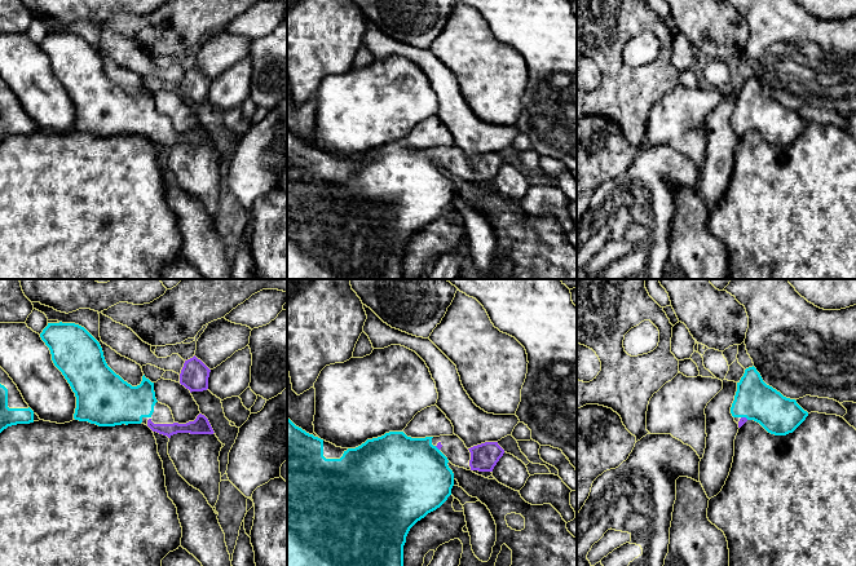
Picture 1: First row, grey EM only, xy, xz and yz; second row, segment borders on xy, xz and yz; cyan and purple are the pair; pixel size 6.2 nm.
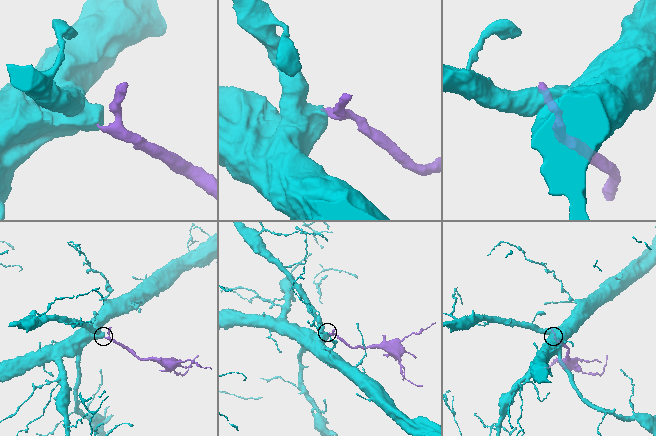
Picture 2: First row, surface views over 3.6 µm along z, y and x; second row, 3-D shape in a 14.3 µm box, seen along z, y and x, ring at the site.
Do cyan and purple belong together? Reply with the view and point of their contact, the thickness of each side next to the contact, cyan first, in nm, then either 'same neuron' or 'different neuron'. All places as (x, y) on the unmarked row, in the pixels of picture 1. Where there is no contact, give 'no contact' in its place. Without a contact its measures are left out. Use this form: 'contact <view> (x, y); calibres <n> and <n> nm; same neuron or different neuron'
contact yz (745, 127); calibres 240 and 50 nm; same neuron

